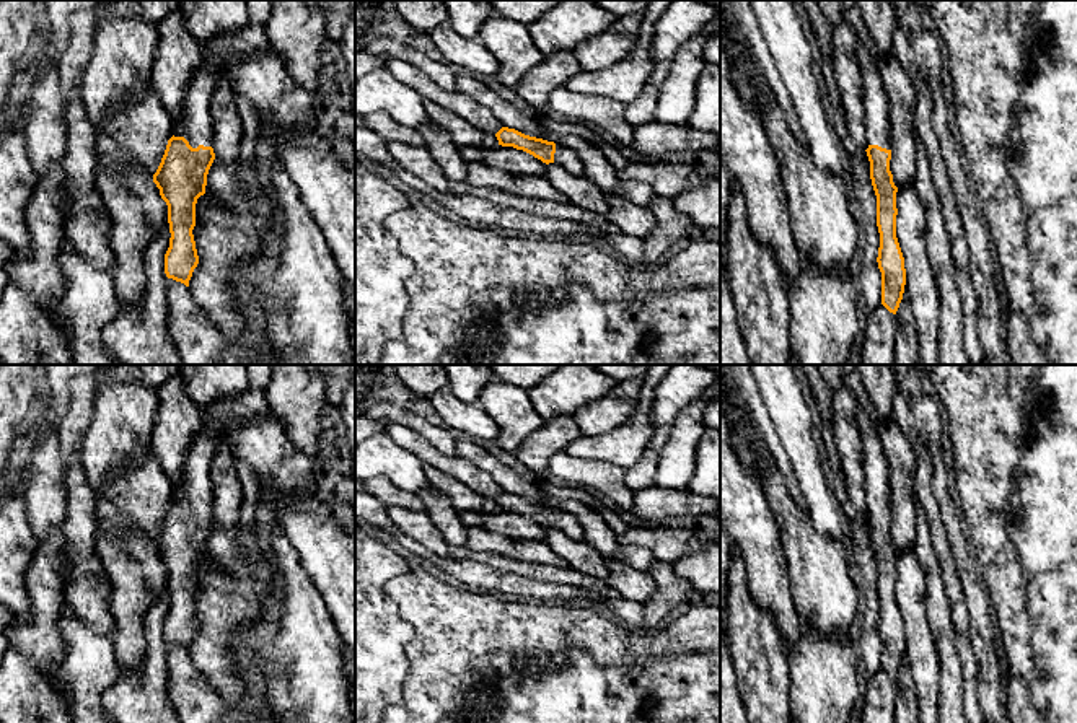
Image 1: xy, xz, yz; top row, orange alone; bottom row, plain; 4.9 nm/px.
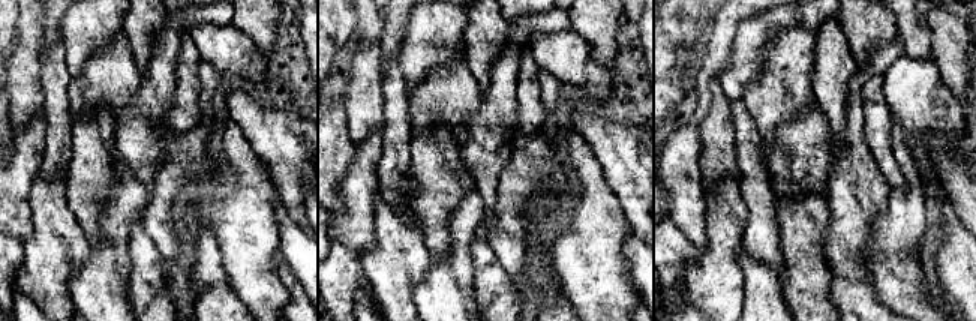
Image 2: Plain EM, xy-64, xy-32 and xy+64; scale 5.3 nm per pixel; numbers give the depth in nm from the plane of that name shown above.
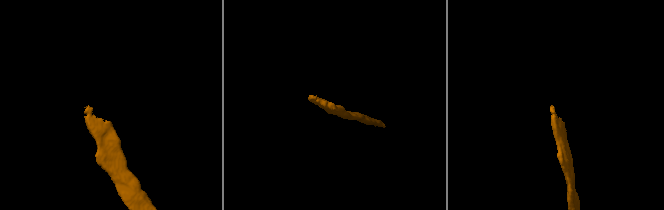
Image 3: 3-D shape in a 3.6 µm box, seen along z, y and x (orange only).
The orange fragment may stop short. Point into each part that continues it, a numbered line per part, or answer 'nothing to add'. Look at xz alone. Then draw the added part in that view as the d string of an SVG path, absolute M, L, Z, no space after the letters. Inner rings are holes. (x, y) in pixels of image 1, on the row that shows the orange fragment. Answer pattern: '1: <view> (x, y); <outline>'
1: xz (569, 160); M556 145L554 163L567 169L574 176L583 176L585 166L578 155L565 147Z

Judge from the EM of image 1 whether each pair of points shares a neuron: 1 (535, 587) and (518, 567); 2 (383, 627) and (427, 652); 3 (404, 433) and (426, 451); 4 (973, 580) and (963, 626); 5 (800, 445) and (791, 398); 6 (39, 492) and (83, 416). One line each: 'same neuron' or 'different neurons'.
1: different neurons
2: different neurons
3: same neuron
4: different neurons
5: same neuron
6: different neurons

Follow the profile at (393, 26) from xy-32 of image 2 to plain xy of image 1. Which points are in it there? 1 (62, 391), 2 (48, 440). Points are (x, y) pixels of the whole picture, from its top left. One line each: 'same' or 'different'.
1: different
2: different

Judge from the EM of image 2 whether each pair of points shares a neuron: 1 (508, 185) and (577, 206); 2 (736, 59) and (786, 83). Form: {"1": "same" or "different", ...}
{"1": "different", "2": "different"}

